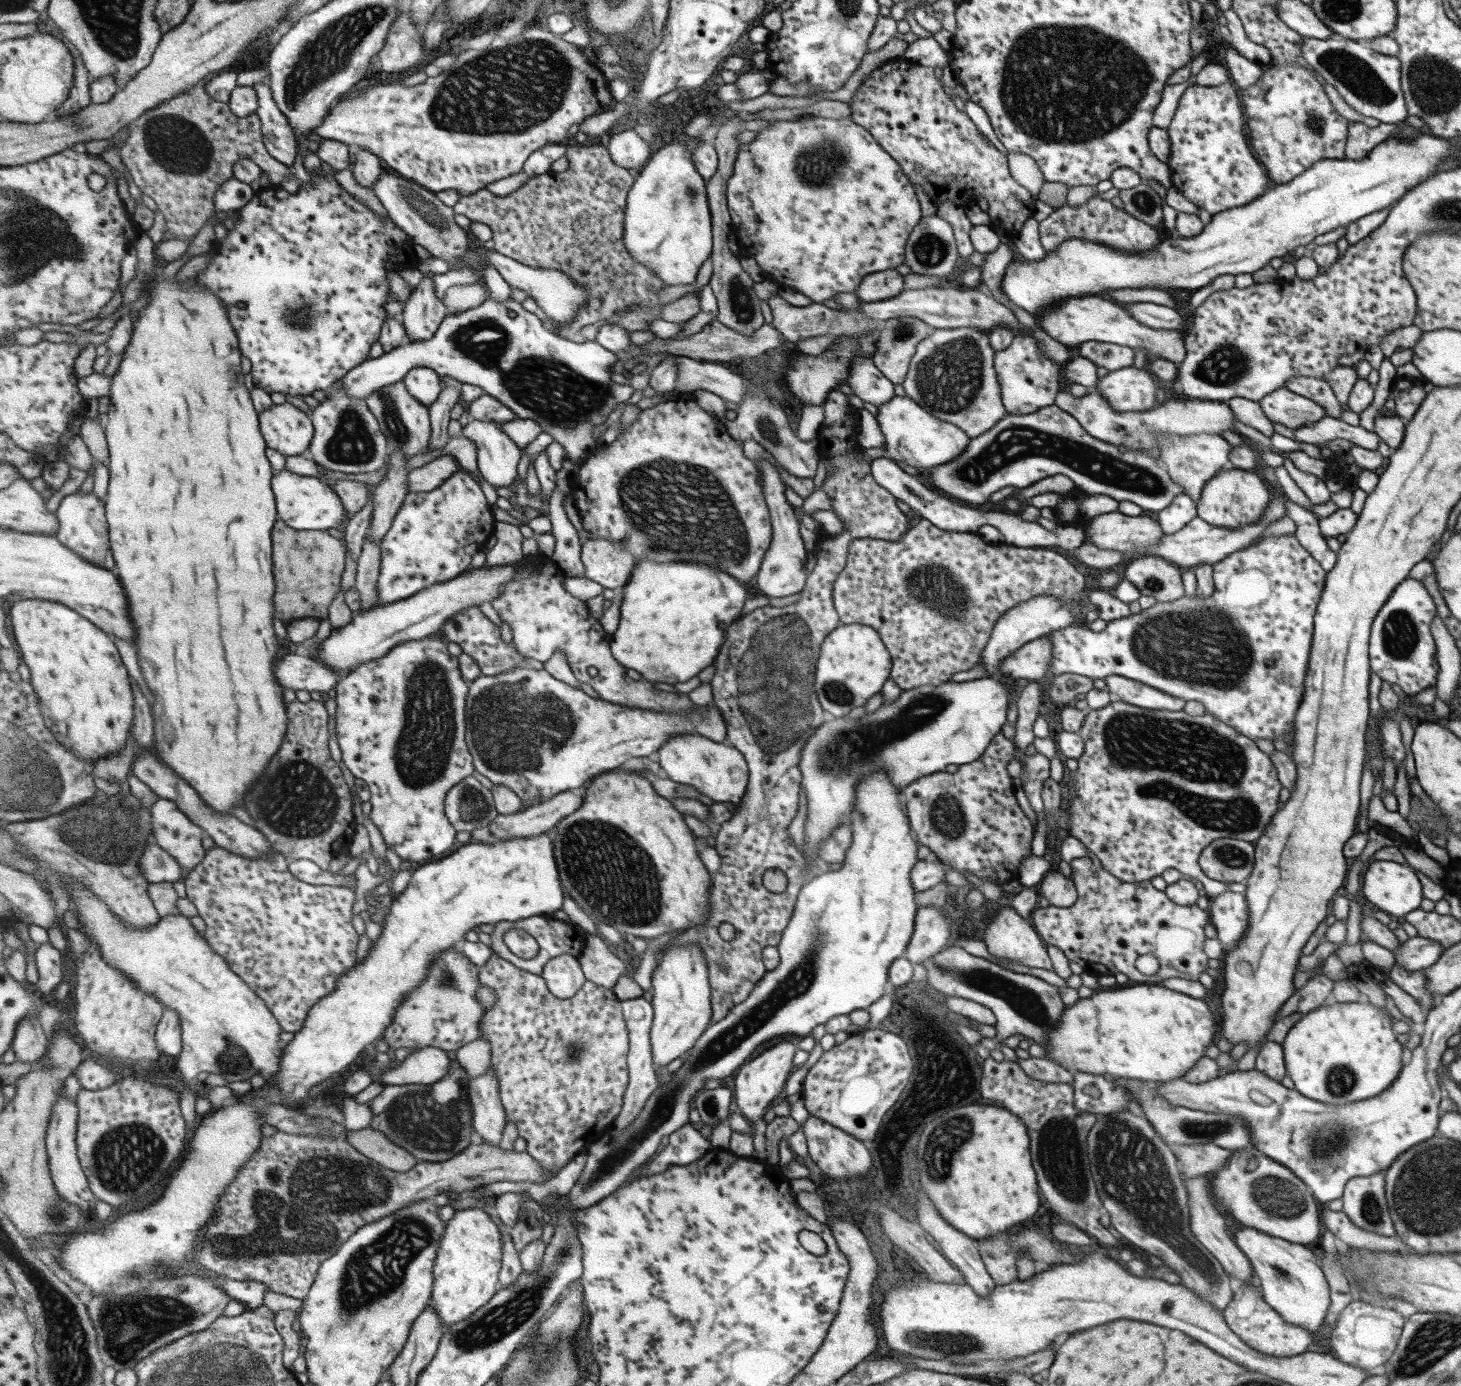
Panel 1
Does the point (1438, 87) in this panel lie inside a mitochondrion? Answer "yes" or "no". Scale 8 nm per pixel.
yes

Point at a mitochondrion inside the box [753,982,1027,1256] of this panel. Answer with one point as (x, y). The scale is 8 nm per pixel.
(941, 1051)

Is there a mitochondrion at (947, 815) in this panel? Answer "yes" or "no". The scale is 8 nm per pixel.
yes

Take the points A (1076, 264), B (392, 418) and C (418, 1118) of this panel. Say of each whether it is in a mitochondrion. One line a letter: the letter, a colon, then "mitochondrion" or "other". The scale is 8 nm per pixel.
A: other
B: mitochondrion
C: mitochondrion

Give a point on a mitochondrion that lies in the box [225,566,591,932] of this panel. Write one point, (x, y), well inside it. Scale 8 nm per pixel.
(502, 735)

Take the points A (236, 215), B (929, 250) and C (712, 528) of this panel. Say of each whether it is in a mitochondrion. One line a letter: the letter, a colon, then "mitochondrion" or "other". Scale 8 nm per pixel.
A: other
B: mitochondrion
C: mitochondrion

